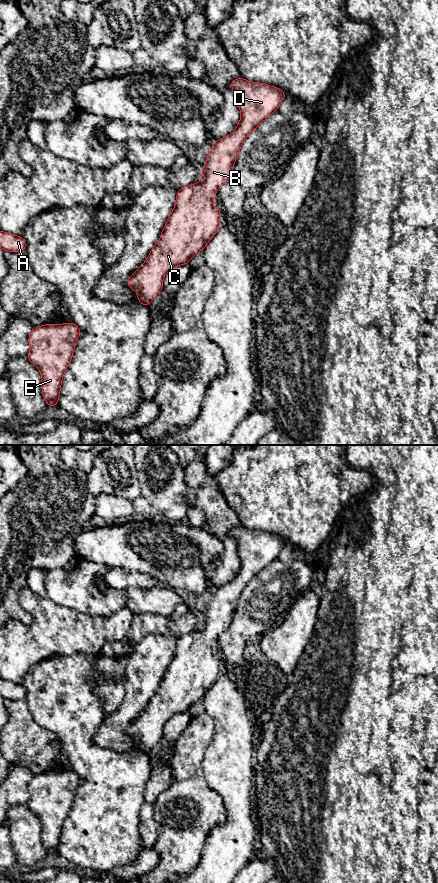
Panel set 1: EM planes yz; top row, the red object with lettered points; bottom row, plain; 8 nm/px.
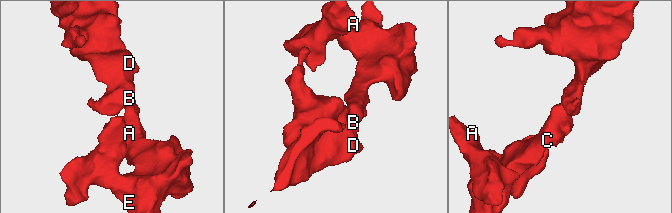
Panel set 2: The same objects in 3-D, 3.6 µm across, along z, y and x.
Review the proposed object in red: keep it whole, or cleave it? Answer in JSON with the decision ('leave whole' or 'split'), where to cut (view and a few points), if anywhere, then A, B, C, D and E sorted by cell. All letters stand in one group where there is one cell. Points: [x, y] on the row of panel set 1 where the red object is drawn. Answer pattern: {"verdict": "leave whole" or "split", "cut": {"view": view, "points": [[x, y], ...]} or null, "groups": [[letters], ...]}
{"verdict": "leave whole", "cut": null, "groups": [["A", "B", "C", "D", "E"]]}

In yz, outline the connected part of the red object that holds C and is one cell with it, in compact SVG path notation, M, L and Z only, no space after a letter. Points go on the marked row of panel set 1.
M243 77L229 83L236 92L238 107L241 112L240 122L231 135L213 142L207 156L206 165L202 169L202 179L177 191L175 206L168 217L157 244L153 247L144 264L127 280L130 289L138 293L138 303L148 306L163 288L163 278L172 268L188 265L189 260L203 250L211 238L220 229L221 212L213 207L213 199L217 189L226 183L231 176L234 163L239 154L241 144L246 137L265 121L279 105L286 94L279 88L264 83L249 82Z

